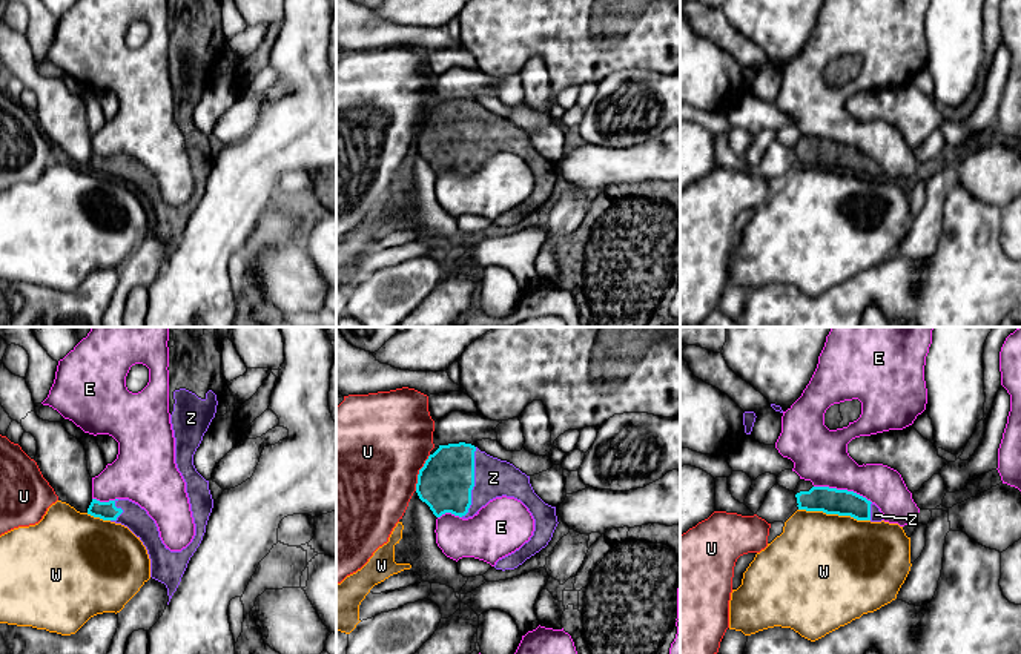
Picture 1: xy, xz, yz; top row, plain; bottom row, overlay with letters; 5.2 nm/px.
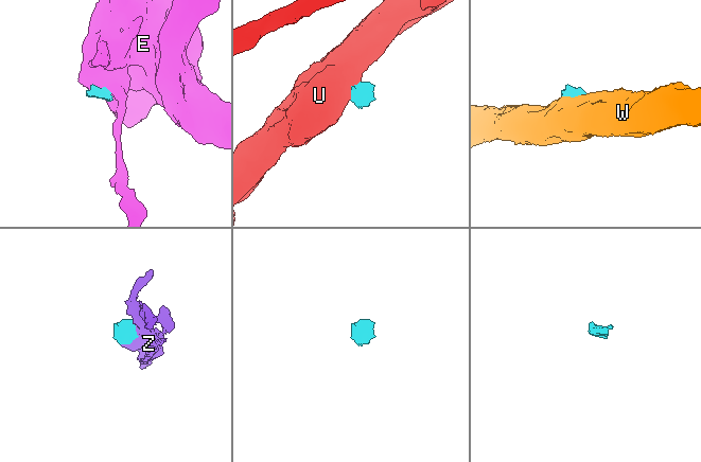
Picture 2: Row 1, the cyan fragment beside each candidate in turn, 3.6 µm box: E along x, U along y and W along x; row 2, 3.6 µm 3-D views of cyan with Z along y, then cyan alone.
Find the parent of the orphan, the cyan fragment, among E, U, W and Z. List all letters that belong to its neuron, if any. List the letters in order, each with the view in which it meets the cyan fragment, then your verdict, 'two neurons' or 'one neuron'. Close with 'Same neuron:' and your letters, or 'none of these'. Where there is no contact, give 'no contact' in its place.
E: meets cyan in yz; two neurons
U: meets cyan in xz; two neurons
W: meets cyan in yz; two neurons
Z: meets cyan in xz; one neuron
Same neuron: Z

